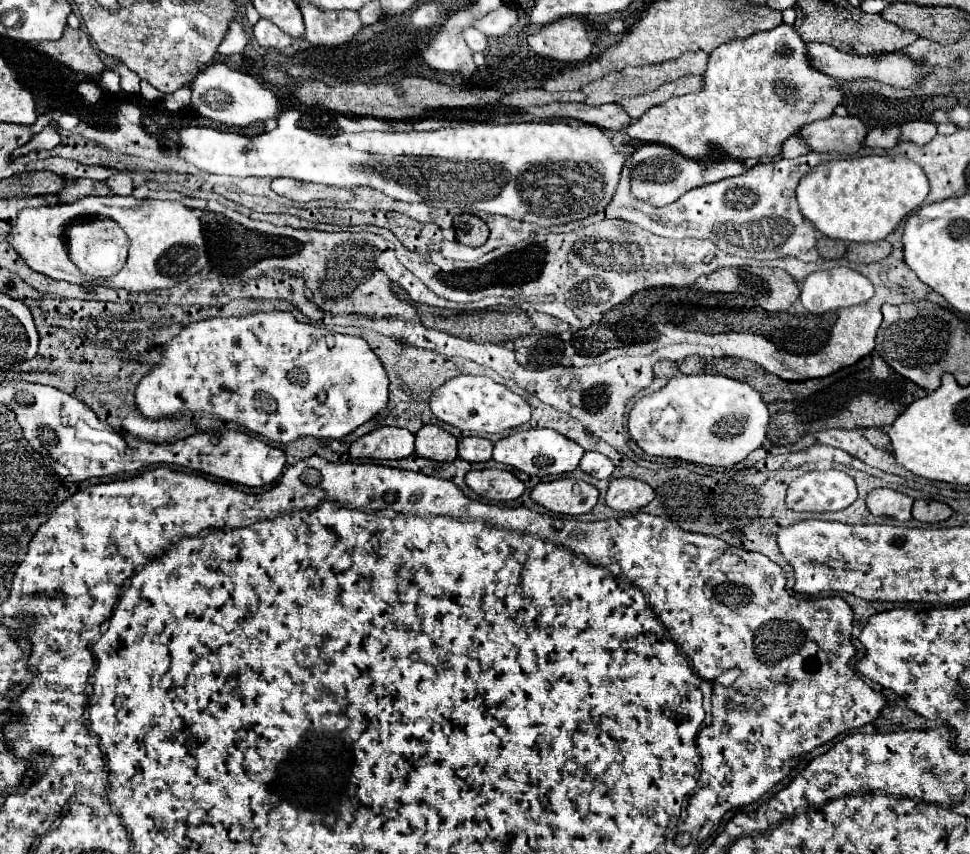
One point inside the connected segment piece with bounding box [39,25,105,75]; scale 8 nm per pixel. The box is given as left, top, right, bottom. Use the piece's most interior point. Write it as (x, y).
(74, 49)

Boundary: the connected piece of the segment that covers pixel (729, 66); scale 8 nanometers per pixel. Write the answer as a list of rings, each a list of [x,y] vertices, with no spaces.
[[[779,25],[771,31],[753,33],[751,37],[729,41],[727,45],[719,45],[709,55],[709,65],[705,71],[705,87],[701,93],[691,93],[683,97],[673,97],[671,101],[649,109],[643,117],[639,117],[633,125],[629,125],[627,133],[631,139],[643,143],[661,143],[683,157],[689,159],[709,159],[715,153],[747,161],[747,159],[763,159],[777,157],[781,151],[781,143],[795,135],[803,125],[827,119],[833,115],[833,109],[841,103],[841,89],[833,77],[827,77],[815,71],[807,63],[805,45],[795,33],[791,25]]]

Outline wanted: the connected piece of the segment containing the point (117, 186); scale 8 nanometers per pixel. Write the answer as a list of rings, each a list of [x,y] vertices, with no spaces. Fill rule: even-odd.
[[[117,173],[107,179],[107,185],[115,195],[131,195],[133,193],[133,179],[127,173]]]

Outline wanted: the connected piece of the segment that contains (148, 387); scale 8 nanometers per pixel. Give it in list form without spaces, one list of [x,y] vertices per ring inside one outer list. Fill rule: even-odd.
[[[257,311],[257,313],[249,313],[249,315],[241,315],[241,317],[215,317],[215,319],[203,319],[203,321],[193,321],[189,325],[185,325],[179,335],[171,337],[163,345],[161,361],[157,365],[153,365],[151,371],[145,373],[141,377],[141,381],[137,383],[135,401],[137,401],[137,409],[149,419],[167,419],[167,417],[175,419],[175,417],[181,417],[183,413],[189,413],[189,411],[191,413],[203,411],[203,413],[209,413],[209,415],[223,419],[225,423],[235,423],[237,427],[243,427],[243,429],[257,433],[257,435],[263,435],[271,443],[287,445],[287,443],[291,443],[299,437],[343,439],[345,435],[355,431],[359,425],[373,419],[387,405],[387,387],[389,387],[389,379],[387,379],[385,367],[365,339],[341,335],[341,333],[327,333],[317,325],[297,321],[289,311],[269,311],[269,313]]]

